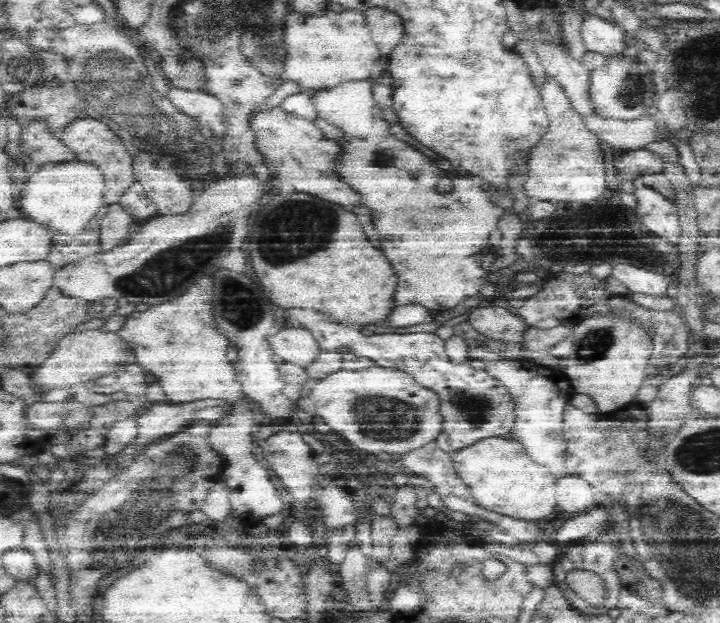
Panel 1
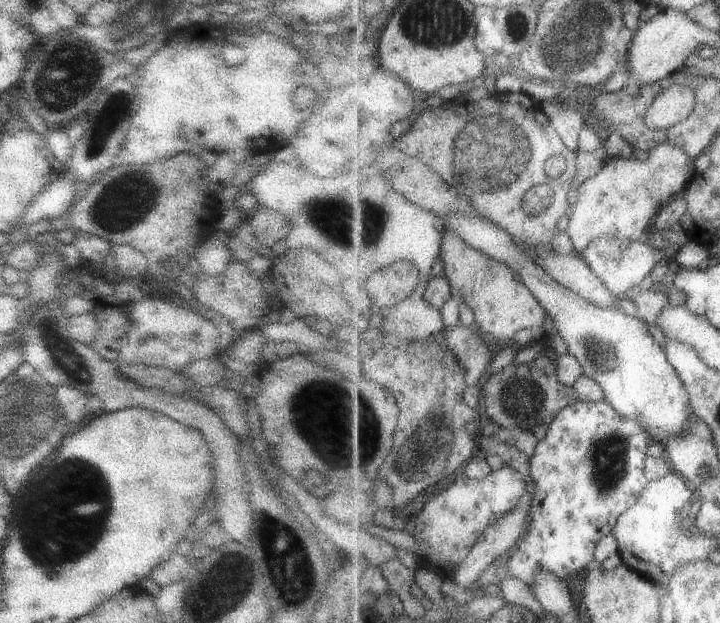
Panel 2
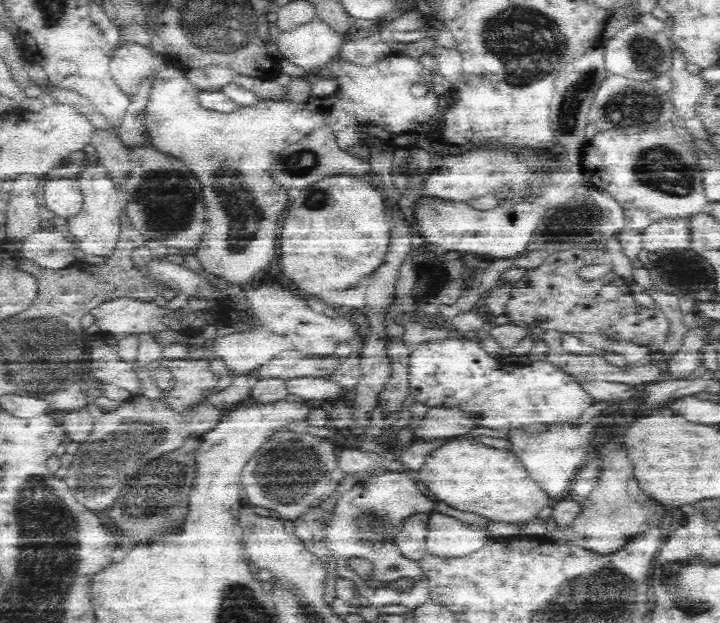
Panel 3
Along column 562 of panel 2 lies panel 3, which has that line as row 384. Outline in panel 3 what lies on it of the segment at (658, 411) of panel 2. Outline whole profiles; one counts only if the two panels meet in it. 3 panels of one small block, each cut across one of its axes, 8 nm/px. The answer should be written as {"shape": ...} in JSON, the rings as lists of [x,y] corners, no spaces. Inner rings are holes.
{"shape":[[[299,377],[286,380],[285,384],[289,394],[304,401],[336,400],[346,393],[337,381],[331,383],[322,377]]]}

